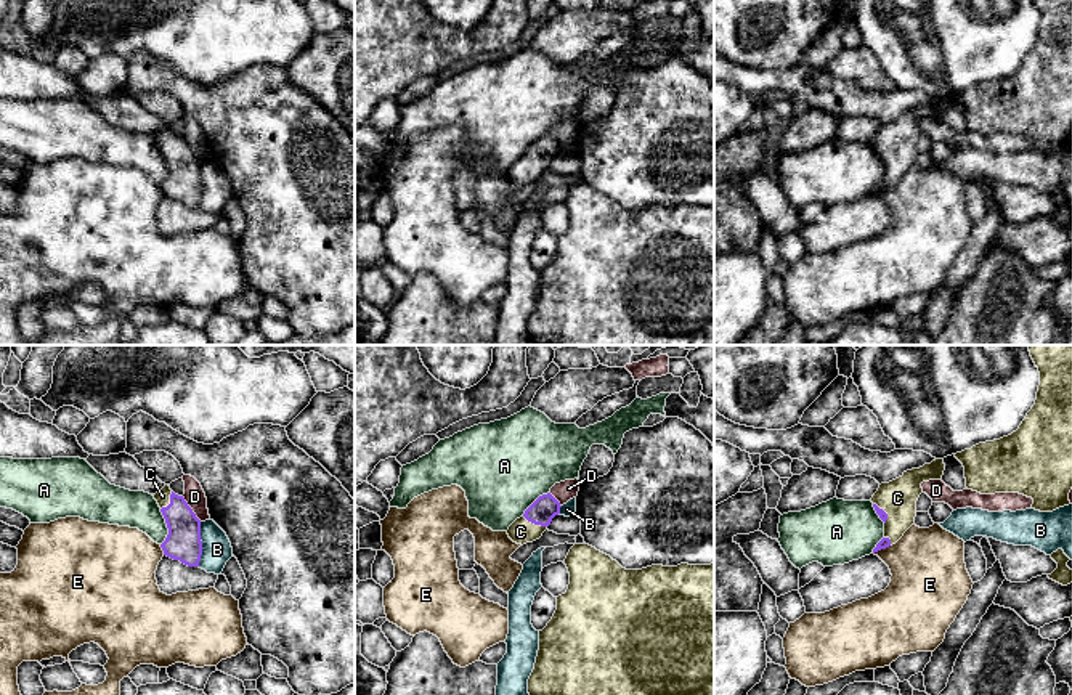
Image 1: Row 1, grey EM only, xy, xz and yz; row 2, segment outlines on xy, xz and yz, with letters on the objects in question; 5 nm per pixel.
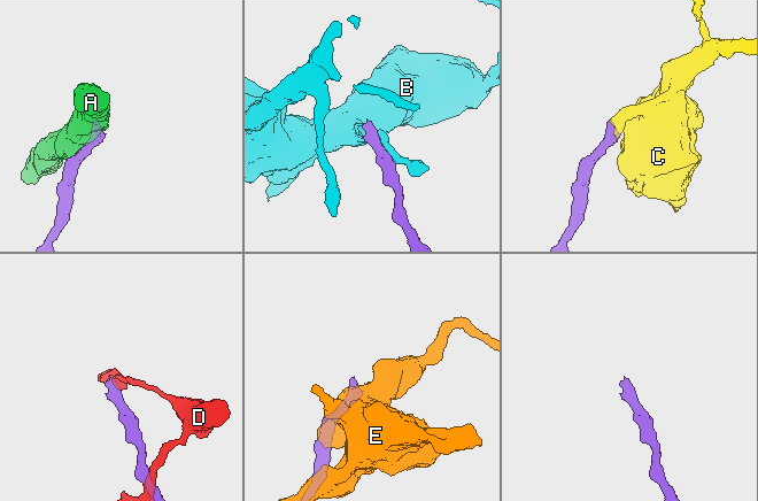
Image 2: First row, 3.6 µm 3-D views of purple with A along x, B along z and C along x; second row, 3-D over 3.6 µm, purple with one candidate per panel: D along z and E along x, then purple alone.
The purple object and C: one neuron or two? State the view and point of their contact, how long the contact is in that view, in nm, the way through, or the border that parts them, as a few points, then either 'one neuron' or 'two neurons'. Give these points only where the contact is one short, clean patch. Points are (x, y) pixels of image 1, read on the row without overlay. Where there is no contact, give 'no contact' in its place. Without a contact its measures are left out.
contact xz (535, 164); length 140 nm; way xz (541, 153), (535, 164), (520, 172); one neuron

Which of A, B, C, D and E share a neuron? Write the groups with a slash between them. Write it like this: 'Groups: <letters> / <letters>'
Groups: A / B / C / D / E

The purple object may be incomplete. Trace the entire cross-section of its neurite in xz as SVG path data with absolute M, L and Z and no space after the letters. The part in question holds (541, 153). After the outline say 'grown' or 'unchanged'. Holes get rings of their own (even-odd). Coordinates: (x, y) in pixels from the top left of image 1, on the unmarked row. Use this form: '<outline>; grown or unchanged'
M550 133L539 136L525 154L509 167L509 178L522 186L539 180L552 159L560 154L560 148L560 143Z; grown

